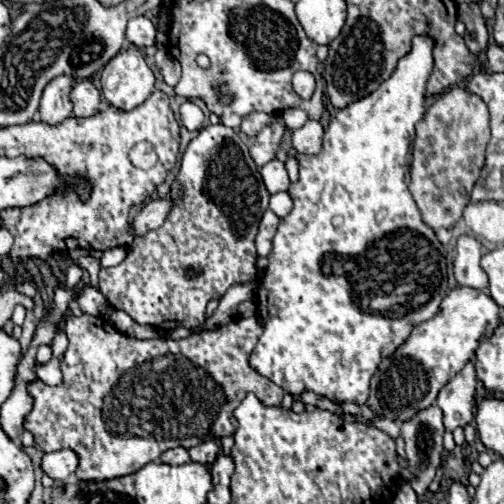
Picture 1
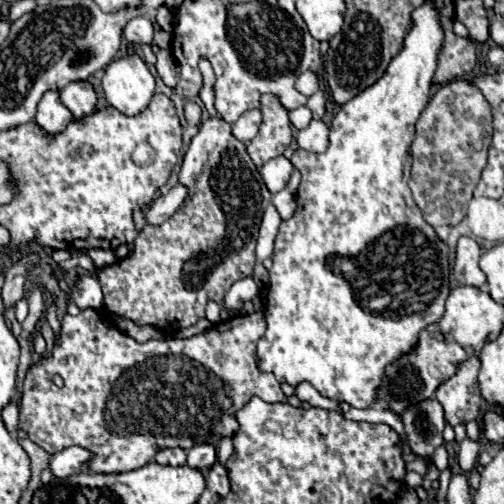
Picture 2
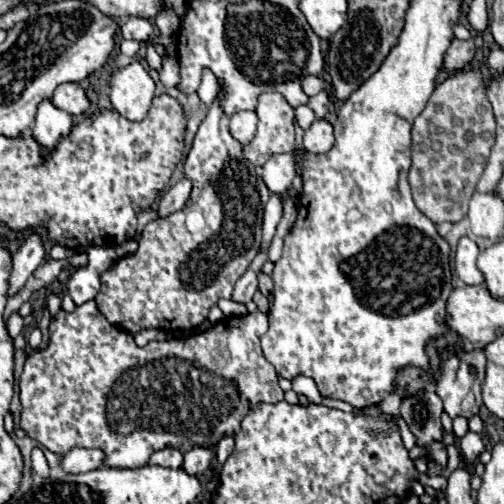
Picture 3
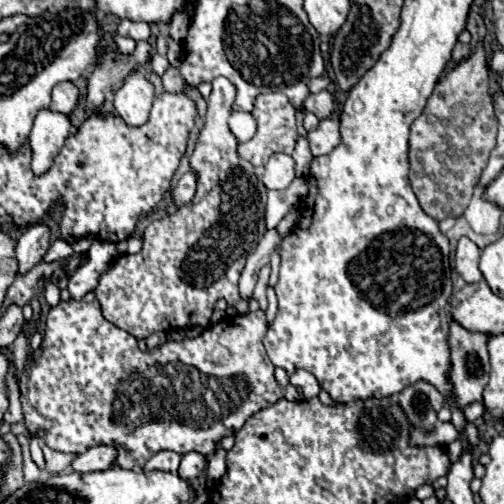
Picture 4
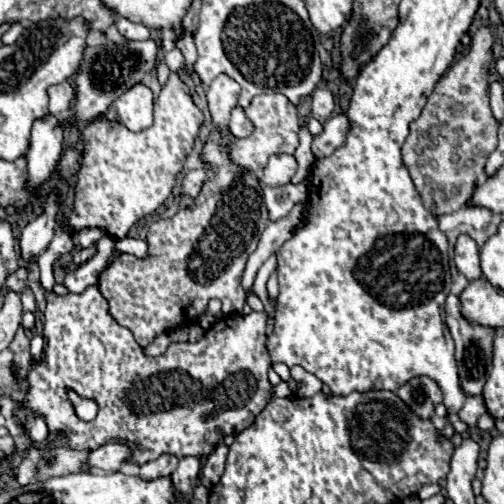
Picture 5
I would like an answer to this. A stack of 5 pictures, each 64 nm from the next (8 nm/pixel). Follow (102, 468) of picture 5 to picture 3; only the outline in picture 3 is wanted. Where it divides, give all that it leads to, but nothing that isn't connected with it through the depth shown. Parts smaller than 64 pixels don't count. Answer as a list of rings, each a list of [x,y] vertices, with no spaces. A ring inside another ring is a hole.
[[[74,448],[70,450],[64,460],[62,460],[62,468],[68,474],[80,474],[80,472],[90,472],[100,468],[104,462],[104,452],[98,448],[86,450],[86,448]]]

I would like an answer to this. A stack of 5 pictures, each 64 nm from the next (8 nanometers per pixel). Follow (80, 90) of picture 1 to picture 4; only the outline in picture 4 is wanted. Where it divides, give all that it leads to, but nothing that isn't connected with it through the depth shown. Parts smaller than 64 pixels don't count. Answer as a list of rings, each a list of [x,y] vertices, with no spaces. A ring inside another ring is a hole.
[[[60,82],[58,86],[52,88],[52,112],[60,114],[70,114],[78,104],[78,88],[72,82]]]

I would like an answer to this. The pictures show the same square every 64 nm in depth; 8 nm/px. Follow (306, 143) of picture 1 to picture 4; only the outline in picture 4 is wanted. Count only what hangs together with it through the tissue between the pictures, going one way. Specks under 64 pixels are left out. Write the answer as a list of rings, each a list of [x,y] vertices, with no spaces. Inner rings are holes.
[[[320,120],[320,126],[308,132],[310,150],[314,156],[330,154],[340,144],[340,120]]]

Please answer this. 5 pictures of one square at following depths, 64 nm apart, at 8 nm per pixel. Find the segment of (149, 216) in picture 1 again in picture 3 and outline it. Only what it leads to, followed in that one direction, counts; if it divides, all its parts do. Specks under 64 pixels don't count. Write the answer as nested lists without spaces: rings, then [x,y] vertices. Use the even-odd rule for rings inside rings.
[[[182,178],[176,186],[172,186],[168,192],[162,194],[162,198],[158,202],[158,214],[168,216],[168,214],[184,208],[186,200],[190,198],[190,190],[192,190],[192,182],[188,178]]]

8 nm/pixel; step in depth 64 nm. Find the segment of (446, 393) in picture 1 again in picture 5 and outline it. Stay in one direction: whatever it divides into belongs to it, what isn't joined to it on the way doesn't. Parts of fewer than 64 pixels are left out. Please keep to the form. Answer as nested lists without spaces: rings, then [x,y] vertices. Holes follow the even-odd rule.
[[[448,294],[446,302],[444,302],[444,312],[446,312],[446,324],[450,328],[450,334],[452,334],[454,342],[456,342],[456,362],[458,362],[462,388],[470,396],[482,394],[482,388],[484,388],[484,384],[490,376],[490,370],[492,370],[492,342],[494,342],[496,330],[490,328],[490,326],[472,324],[470,320],[466,320],[462,316],[460,298],[456,294]]]

